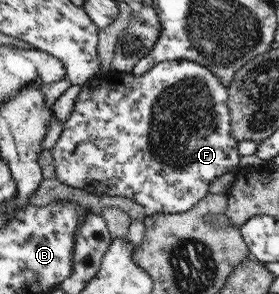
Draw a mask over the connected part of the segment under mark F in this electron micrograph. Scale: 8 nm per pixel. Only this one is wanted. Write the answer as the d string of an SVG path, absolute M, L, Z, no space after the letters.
M178 60L159 62L149 72L135 76L131 72L121 73L107 71L100 76L93 77L82 85L82 91L77 95L72 113L64 123L60 139L51 148L55 175L64 185L81 189L91 194L109 195L110 197L125 197L139 203L149 215L181 214L198 204L206 197L212 182L222 174L236 168L242 155L238 151L238 140L230 133L229 90L222 80L209 68L201 63Z

